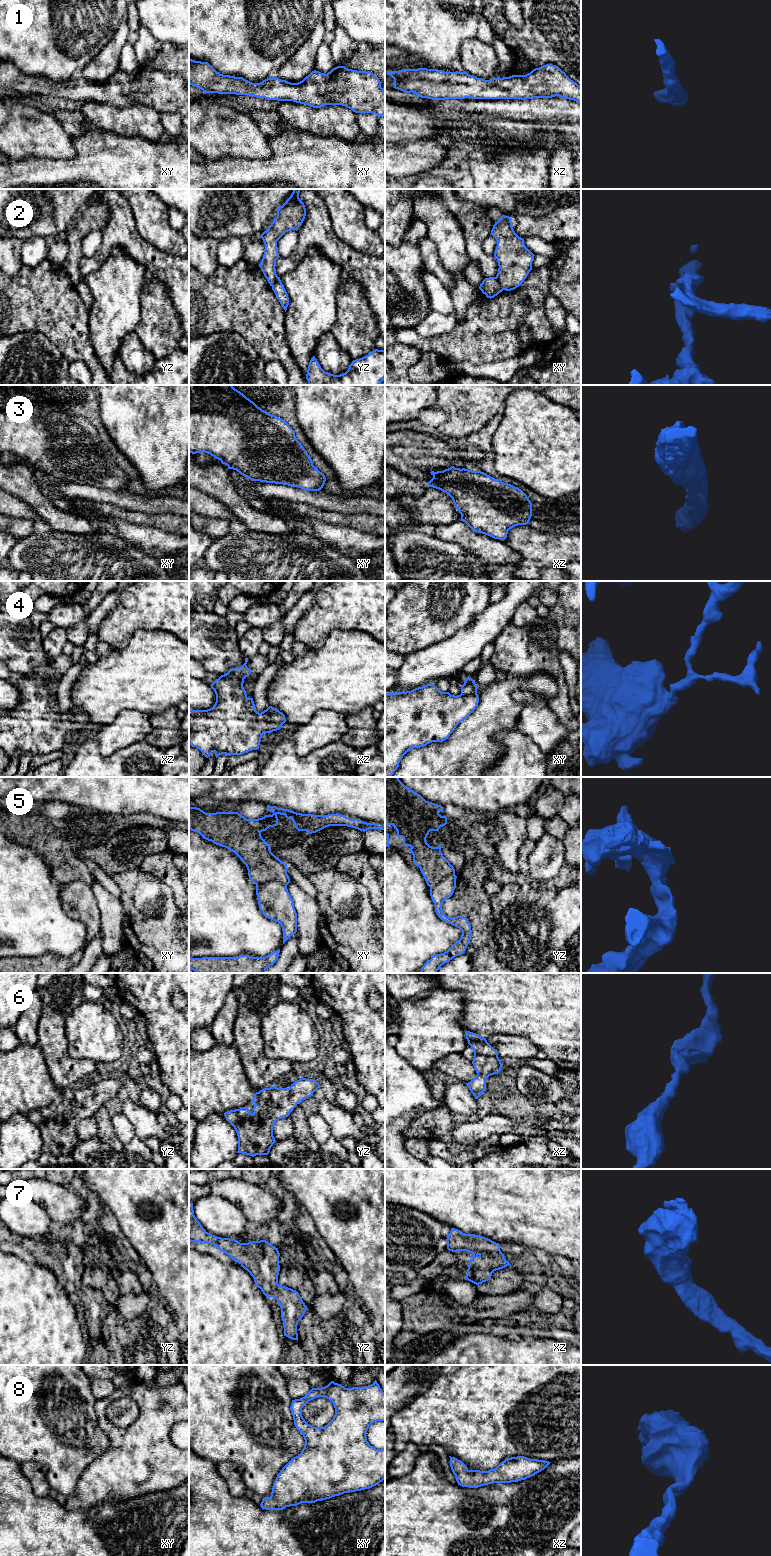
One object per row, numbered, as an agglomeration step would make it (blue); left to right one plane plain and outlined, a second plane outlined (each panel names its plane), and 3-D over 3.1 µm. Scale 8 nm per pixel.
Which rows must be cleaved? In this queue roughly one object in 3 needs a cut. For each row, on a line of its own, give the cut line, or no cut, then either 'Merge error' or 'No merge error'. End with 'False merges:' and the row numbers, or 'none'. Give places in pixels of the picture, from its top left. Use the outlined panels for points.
1: No split. No merge error
2: Split along xy (495, 277), (503, 289). Merge error
3: No split. No merge error
4: Split along xy (476, 690), (470, 694), (461, 694). Merge error
5: Split along xy (256, 884), (278, 880), (286, 886). Merge error
6: No split. No merge error
7: No split. No merge error
8: No split. No merge error
False merges: 2, 4, 5

